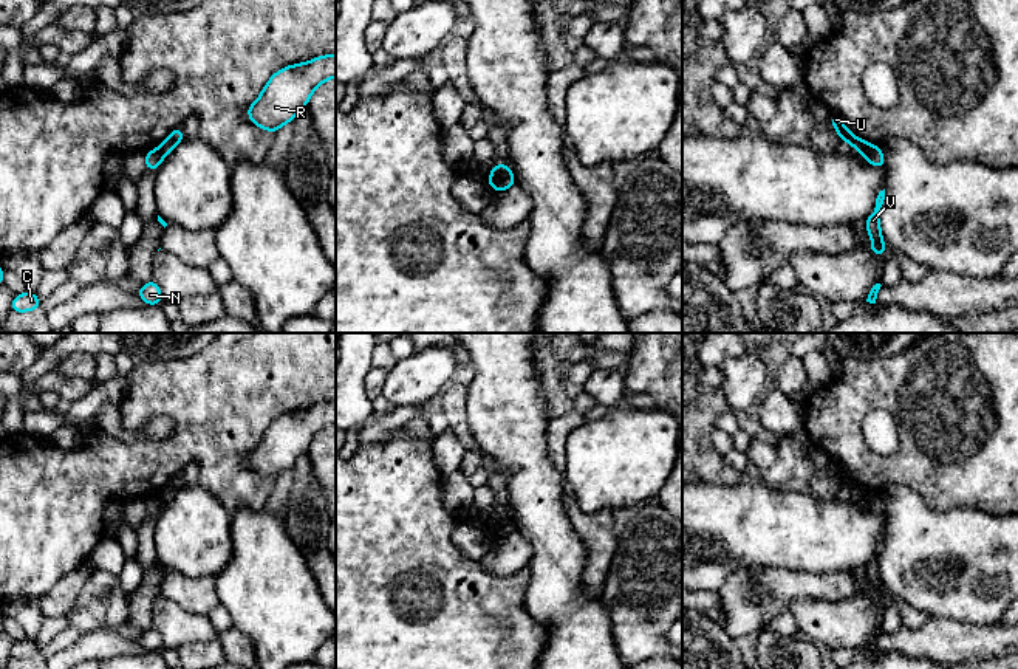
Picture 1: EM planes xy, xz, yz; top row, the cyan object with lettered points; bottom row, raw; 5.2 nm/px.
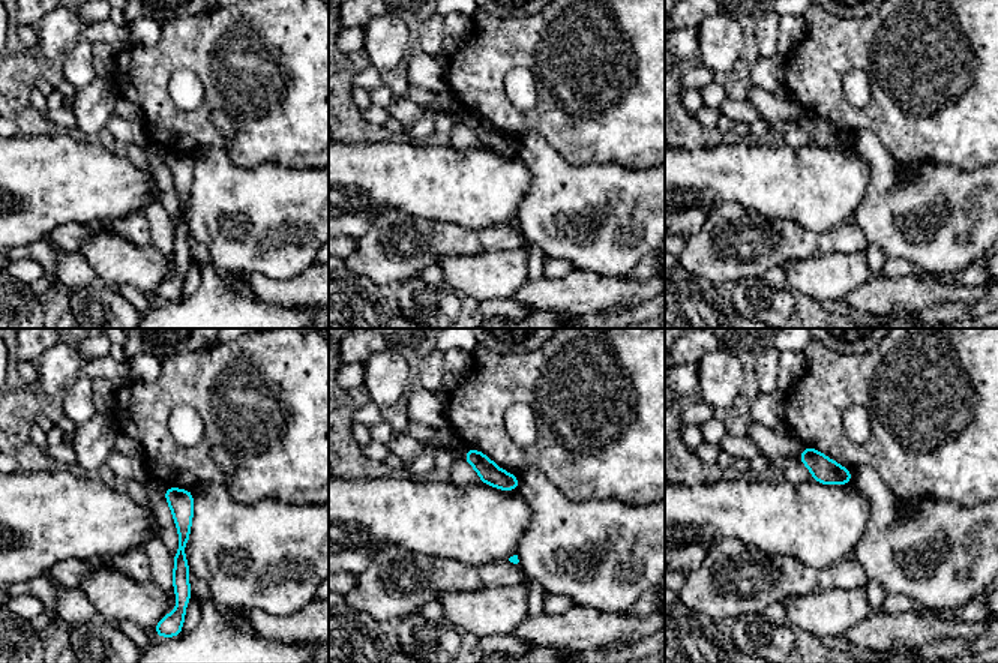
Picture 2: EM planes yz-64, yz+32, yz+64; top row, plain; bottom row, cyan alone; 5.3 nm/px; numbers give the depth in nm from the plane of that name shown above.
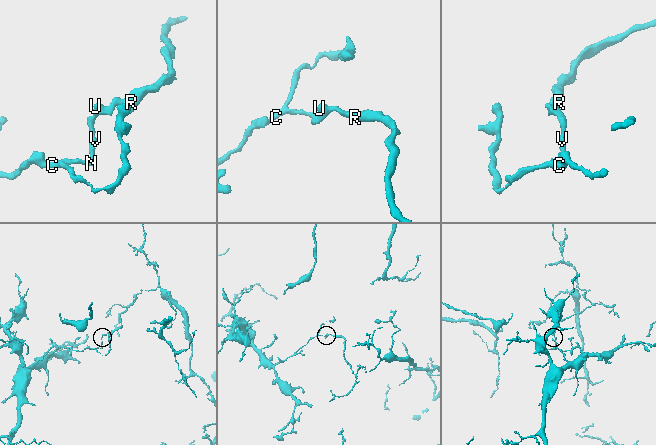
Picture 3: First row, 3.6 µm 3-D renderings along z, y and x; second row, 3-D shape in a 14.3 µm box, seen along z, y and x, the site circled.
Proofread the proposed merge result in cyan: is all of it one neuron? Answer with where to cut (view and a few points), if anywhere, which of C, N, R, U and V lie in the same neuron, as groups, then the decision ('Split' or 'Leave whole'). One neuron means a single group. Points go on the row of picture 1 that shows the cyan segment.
Split along yz (876, 147), (864, 155). Groups: C N V / R U. Split

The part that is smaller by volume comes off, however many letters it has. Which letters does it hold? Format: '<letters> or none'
R, U

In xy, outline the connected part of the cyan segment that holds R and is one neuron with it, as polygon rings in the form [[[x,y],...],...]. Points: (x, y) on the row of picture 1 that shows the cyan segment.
[[[336,54],[285,67],[272,74],[258,99],[248,107],[248,118],[260,129],[275,133],[308,105],[316,87],[333,77]]]

